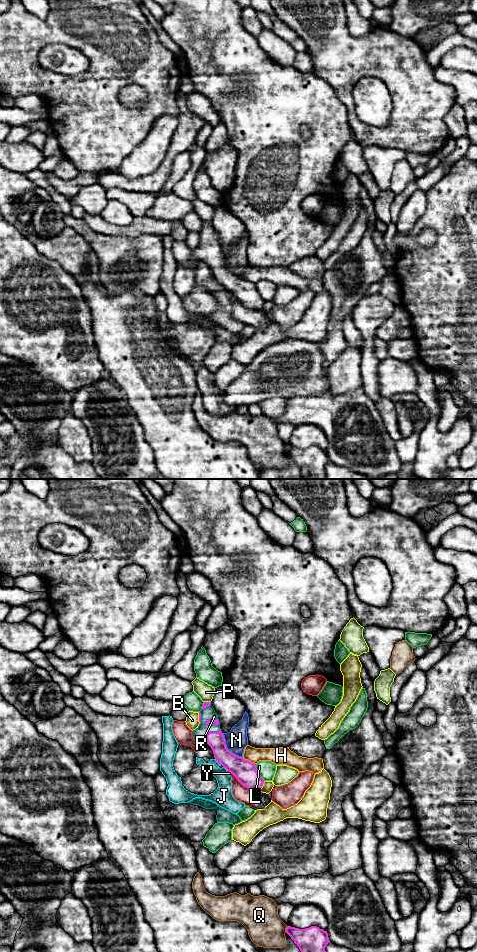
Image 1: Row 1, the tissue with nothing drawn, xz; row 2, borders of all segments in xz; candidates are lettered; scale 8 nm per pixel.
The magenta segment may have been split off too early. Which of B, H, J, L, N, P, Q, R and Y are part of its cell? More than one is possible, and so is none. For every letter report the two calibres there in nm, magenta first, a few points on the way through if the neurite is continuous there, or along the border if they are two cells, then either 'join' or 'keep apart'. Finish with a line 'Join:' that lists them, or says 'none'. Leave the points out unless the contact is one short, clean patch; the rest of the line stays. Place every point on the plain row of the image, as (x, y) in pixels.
B: 180 nm thick on the magenta side, 90 nm on the other; keep apart
H: 180 nm thick on the magenta side, 140 nm on the other; border along xz (242, 278), (255, 284); keep apart
J: 180 nm thick on the magenta side, 130 nm on the other; keep apart
L: 180 nm thick on the magenta side, 140 nm on the other; keep apart
N: 180 nm thick on the magenta side, 180 nm on the other; keep apart
P: 50 nm thick on the magenta side, 130 nm on the other; keep apart
Q: 220 nm thick on the magenta side, 300 nm on the other; keep apart
R: 50 nm thick on the magenta side, 100 nm on the other; join
Y: 180 nm thick on the magenta side, 130 nm on the other; keep apart
Join: R

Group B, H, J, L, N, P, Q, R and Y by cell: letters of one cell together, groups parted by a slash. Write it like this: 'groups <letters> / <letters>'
groups B / H / J / L / N / P / Q / R / Y

